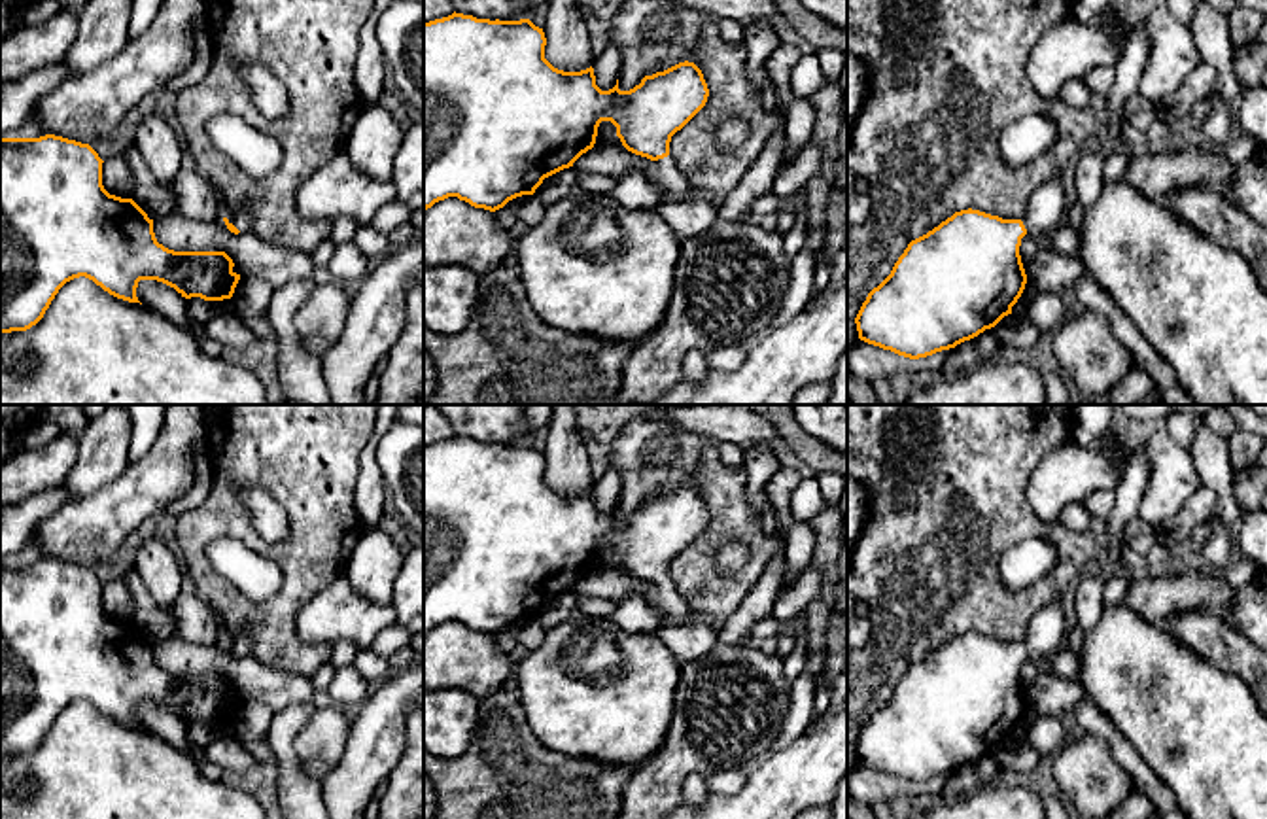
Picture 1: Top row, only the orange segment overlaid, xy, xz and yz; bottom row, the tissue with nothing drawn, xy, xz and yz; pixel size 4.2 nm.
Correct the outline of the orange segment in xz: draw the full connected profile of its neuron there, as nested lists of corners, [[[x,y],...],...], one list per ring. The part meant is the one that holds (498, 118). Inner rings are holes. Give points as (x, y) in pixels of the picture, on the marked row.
[[[452,13],[424,23],[424,210],[448,197],[458,197],[475,208],[495,212],[509,200],[533,195],[545,178],[573,166],[594,148],[598,127],[611,121],[622,146],[652,161],[651,182],[666,199],[690,199],[694,187],[669,155],[671,136],[681,131],[707,102],[709,89],[694,62],[679,62],[664,72],[645,76],[630,91],[616,85],[601,91],[594,68],[564,72],[545,59],[547,38],[529,19],[490,21]]]

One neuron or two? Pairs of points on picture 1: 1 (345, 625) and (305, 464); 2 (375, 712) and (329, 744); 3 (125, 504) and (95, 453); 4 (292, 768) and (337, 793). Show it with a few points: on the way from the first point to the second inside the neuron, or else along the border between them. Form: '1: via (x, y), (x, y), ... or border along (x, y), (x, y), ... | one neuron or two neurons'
1: border along (343, 574), (322, 587), (299, 609) | two neurons
2: border along (352, 721), (345, 749), (331, 765) | two neurons
3: border along (131, 462), (106, 485), (72, 500) | two neurons
4: border along (318, 782), (324, 799) | two neurons

